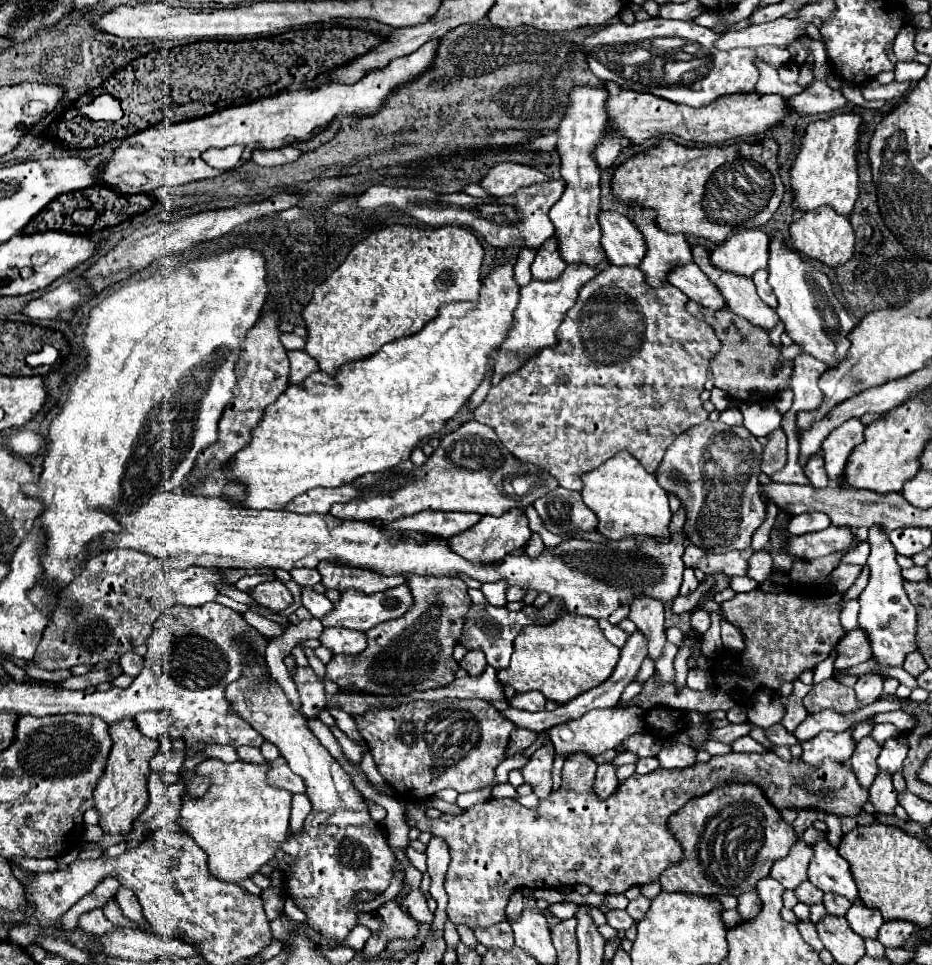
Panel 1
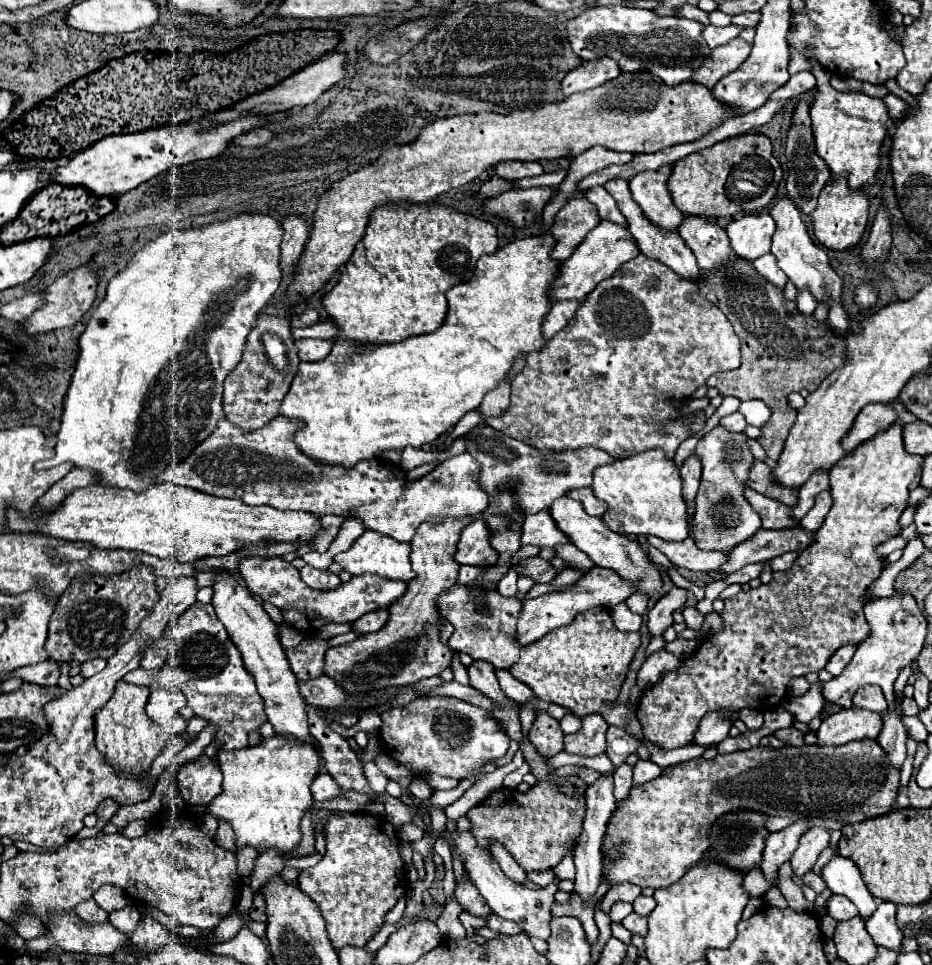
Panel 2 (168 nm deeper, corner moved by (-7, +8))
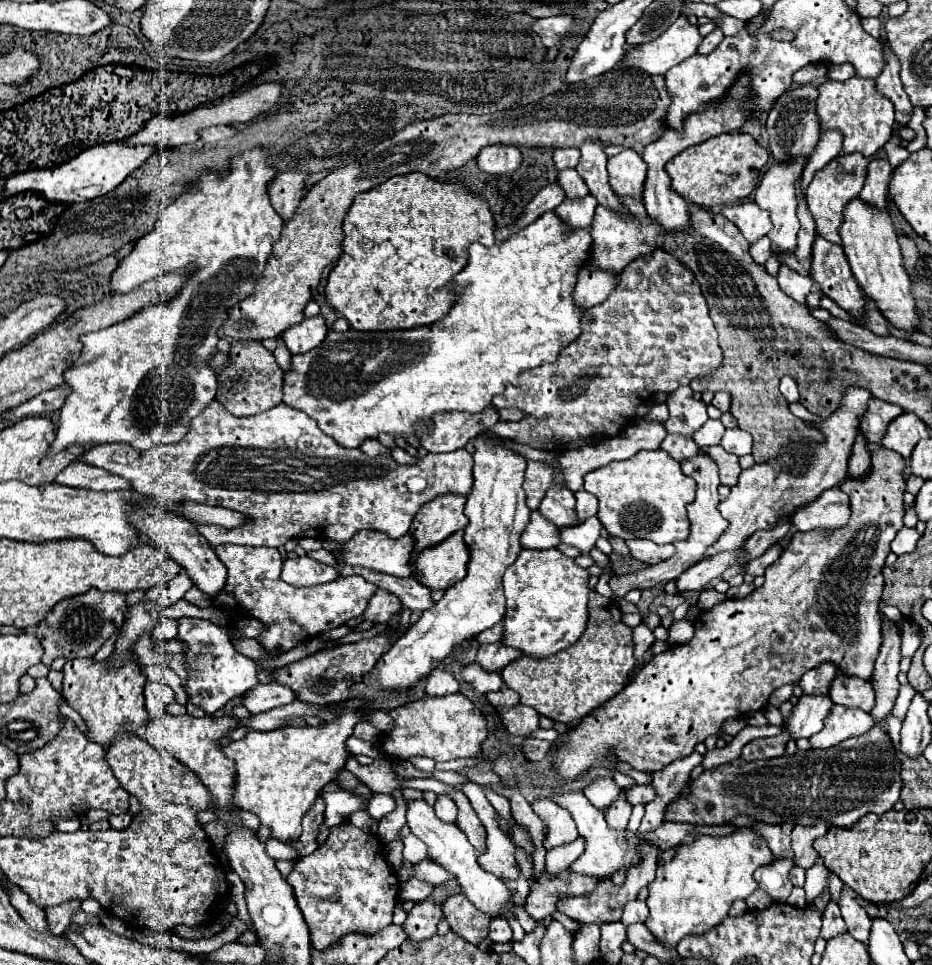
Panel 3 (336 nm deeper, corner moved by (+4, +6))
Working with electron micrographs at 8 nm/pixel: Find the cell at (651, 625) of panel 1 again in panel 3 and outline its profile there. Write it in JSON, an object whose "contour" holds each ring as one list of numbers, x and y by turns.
{"contour":[[552,488,550,492,546,492,544,500,540,502,538,512,552,522,558,528,564,526,574,526,578,524,578,516,576,516,576,498,570,490,566,488]]}

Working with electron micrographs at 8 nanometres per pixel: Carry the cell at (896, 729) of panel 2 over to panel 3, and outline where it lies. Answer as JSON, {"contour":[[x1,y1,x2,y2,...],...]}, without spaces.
{"contour":[[882,616,882,634,884,634,884,642,882,642,882,648,876,658,872,678,870,678,870,684,876,690,876,706,872,708,870,716,876,726,884,726,886,716,892,712,892,706,900,688,898,664,902,660,900,634,894,628,892,620,888,620,886,616]]}

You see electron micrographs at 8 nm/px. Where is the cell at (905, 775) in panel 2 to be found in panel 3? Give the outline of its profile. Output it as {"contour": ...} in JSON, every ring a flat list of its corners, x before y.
{"contour":[[889,714,885,720,885,723,887,733,890,736,895,749,899,752,902,721,894,717,892,714]]}

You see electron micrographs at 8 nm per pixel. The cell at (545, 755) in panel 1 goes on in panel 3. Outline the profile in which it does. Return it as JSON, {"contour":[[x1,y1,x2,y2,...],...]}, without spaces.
{"contour":[[518,704,516,708,500,708,500,716,512,736,526,738,534,730,540,730,540,722,538,722,540,714,534,712,534,708,528,708,522,704]]}

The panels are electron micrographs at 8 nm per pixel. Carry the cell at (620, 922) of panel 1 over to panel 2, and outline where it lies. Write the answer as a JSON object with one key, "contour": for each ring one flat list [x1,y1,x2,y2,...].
{"contour":[[631,912,625,920,623,920,623,926,631,932,631,934,639,934,639,936,647,936,647,918]]}

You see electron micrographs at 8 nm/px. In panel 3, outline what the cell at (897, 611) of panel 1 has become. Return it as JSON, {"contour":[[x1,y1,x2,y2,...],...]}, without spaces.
{"contour":[[826,692,822,696,804,694,800,698,800,702,794,706,794,712,788,718,788,722,784,724,784,728,792,734,794,740,810,738,812,734,816,734,824,728,824,720,830,714,832,706,834,704,830,702,830,692]]}

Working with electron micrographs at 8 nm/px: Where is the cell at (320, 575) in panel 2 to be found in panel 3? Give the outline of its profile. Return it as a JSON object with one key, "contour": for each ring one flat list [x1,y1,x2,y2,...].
{"contour":[[310,556,286,560,282,566,282,580,290,586,316,586,332,582,338,578,338,570,322,562,312,560]]}

